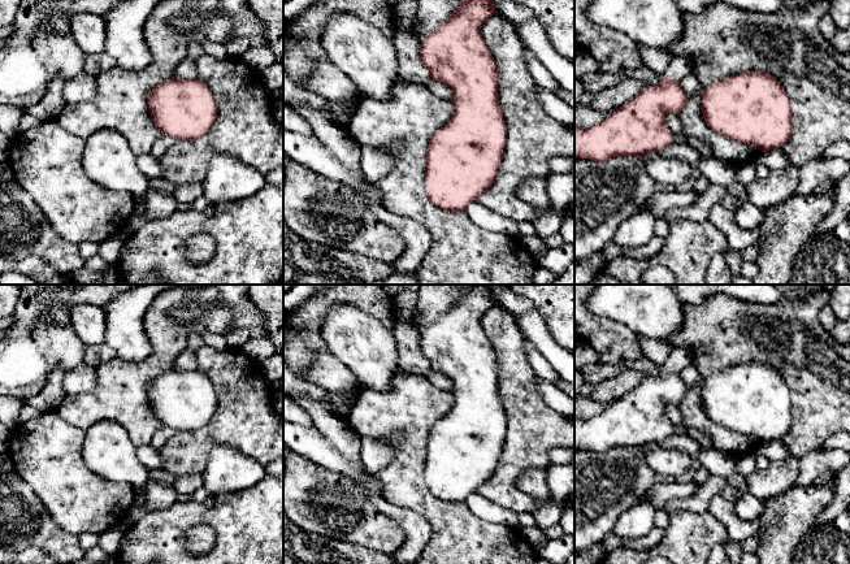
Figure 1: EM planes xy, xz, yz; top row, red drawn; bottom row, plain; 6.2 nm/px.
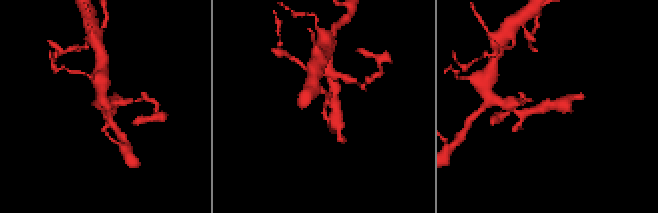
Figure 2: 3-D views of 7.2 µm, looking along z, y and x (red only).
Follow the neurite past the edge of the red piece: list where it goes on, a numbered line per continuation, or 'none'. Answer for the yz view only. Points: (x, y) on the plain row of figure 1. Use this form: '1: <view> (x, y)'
1: yz (679, 358)

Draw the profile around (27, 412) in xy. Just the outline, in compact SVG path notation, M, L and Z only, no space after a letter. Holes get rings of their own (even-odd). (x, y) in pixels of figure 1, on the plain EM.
M23 405L21 412L19 412L19 422L30 421L32 418L39 417L43 413L44 413L44 411L40 411L40 409L35 408L35 407Z

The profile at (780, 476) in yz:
M789 456L771 461L766 469L754 470L745 481L749 493L762 500L777 496L795 486L799 467L798 457Z

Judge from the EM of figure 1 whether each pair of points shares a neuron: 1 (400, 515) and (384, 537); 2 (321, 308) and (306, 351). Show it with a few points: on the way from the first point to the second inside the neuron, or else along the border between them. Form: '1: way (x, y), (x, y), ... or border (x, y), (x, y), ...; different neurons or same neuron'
1: border (372, 502), (402, 530), (403, 543), (397, 550); different neurons
2: way (311, 319), (306, 324), (306, 341); same neuron

